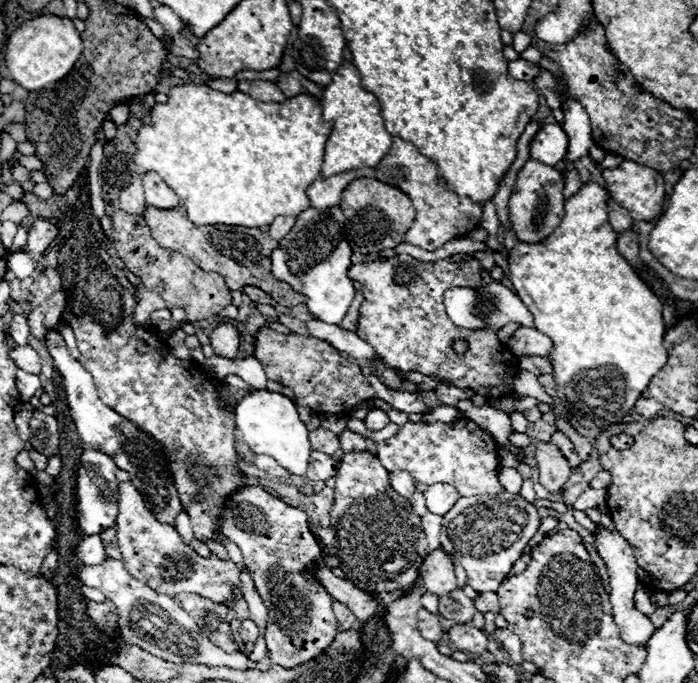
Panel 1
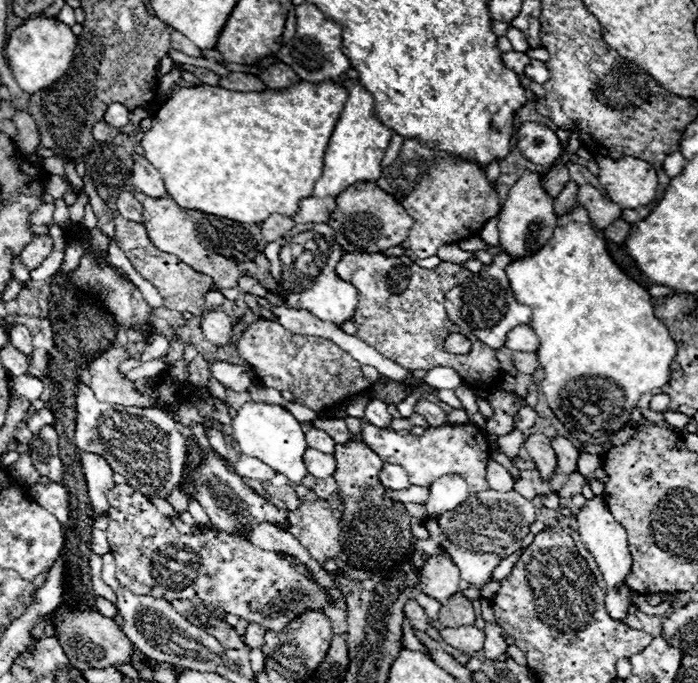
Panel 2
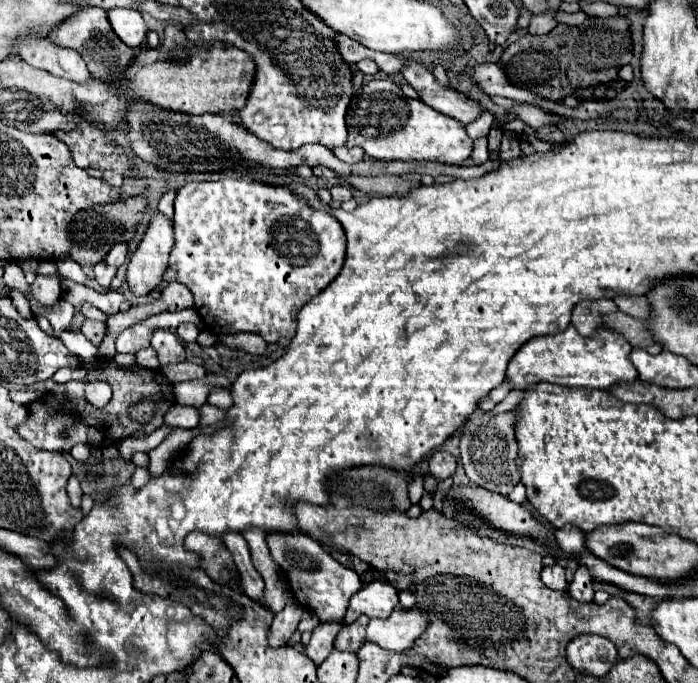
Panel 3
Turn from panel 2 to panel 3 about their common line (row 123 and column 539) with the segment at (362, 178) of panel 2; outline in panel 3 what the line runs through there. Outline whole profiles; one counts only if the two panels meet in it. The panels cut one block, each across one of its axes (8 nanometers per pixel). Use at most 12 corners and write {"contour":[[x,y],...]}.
{"contour":[[570,324],[528,340],[506,378],[612,388],[638,378],[632,346],[610,328]]}

